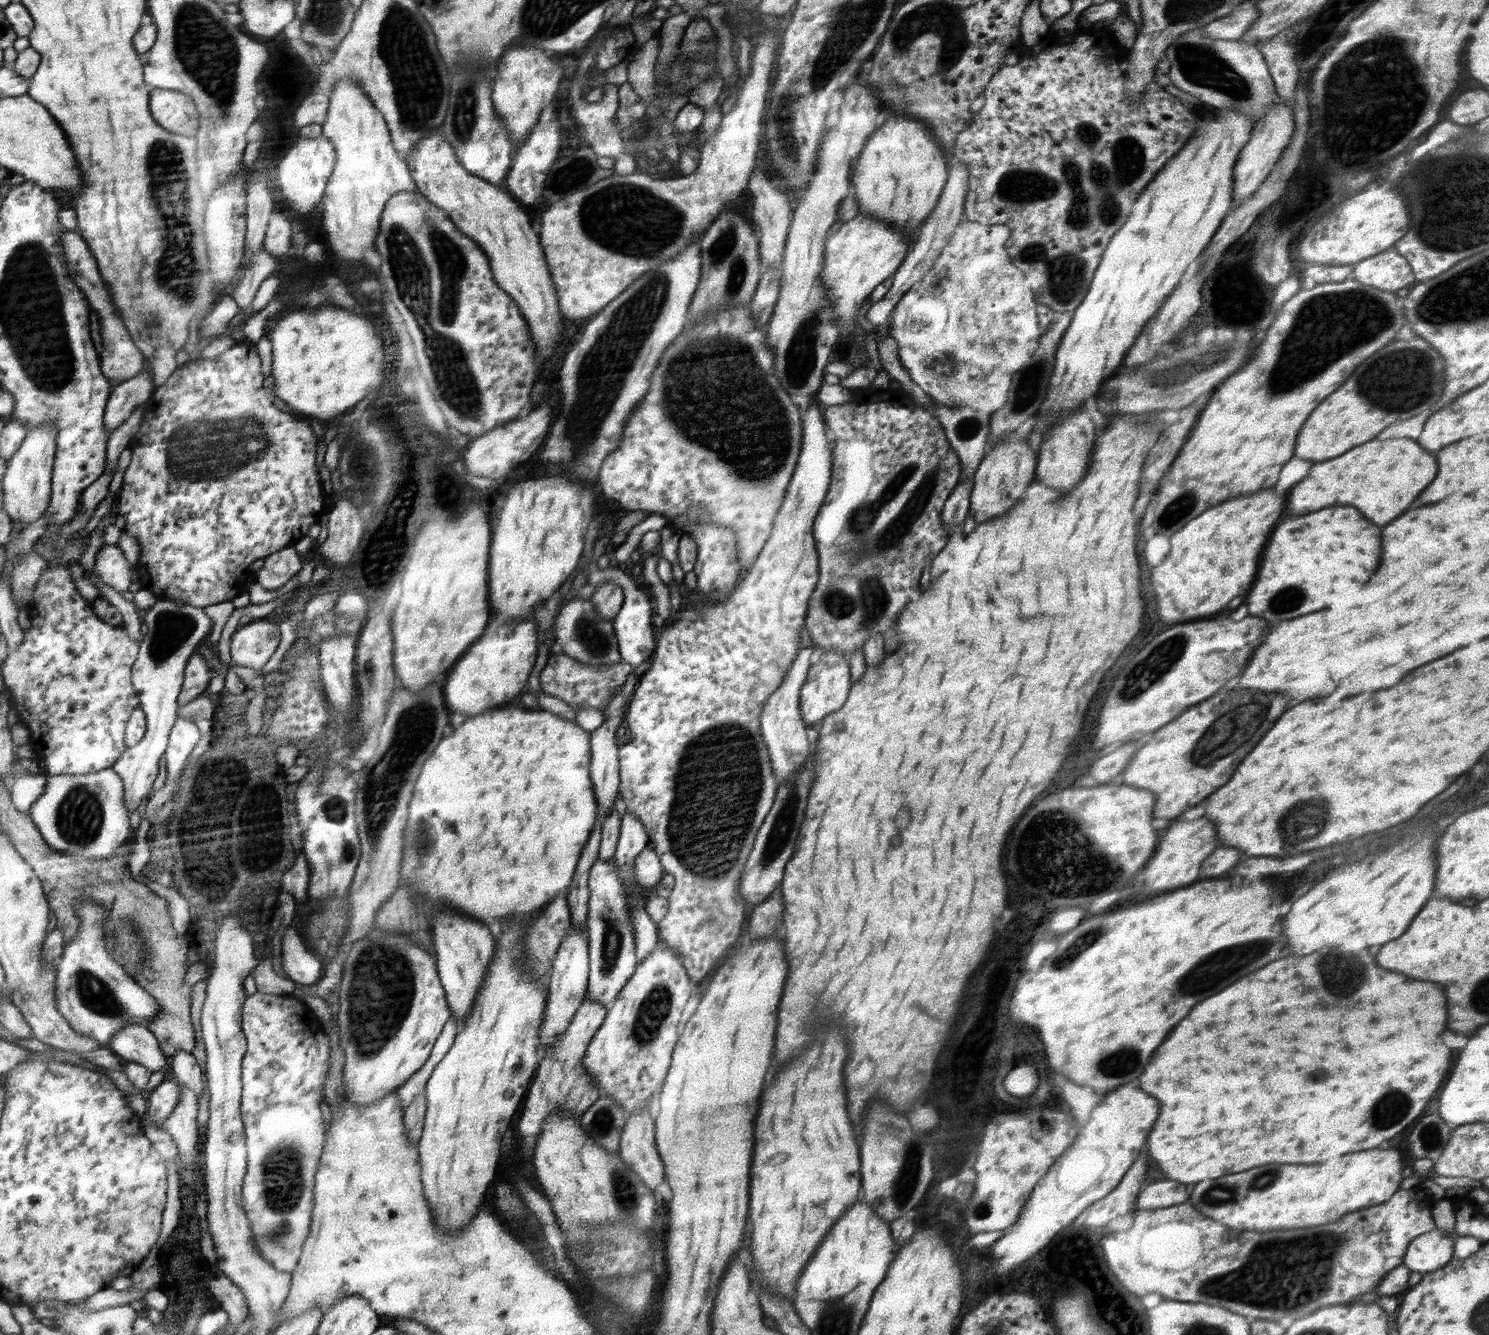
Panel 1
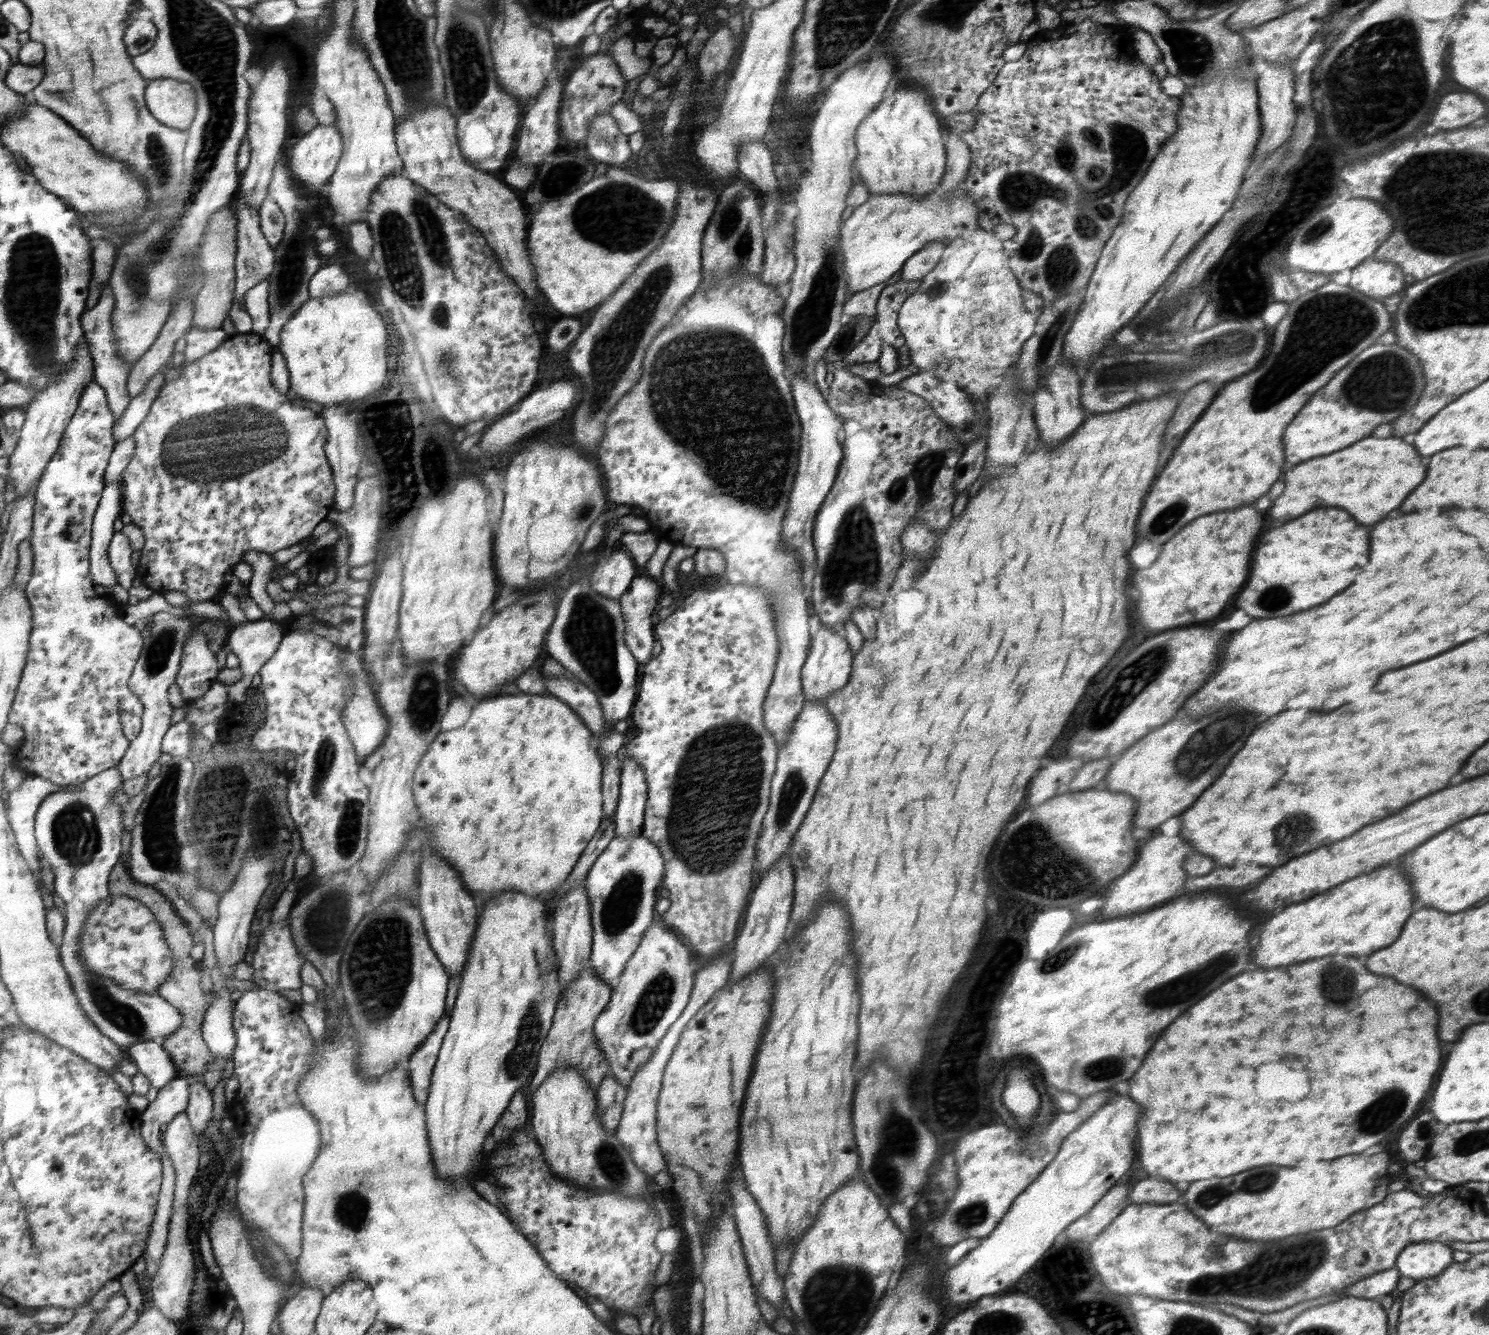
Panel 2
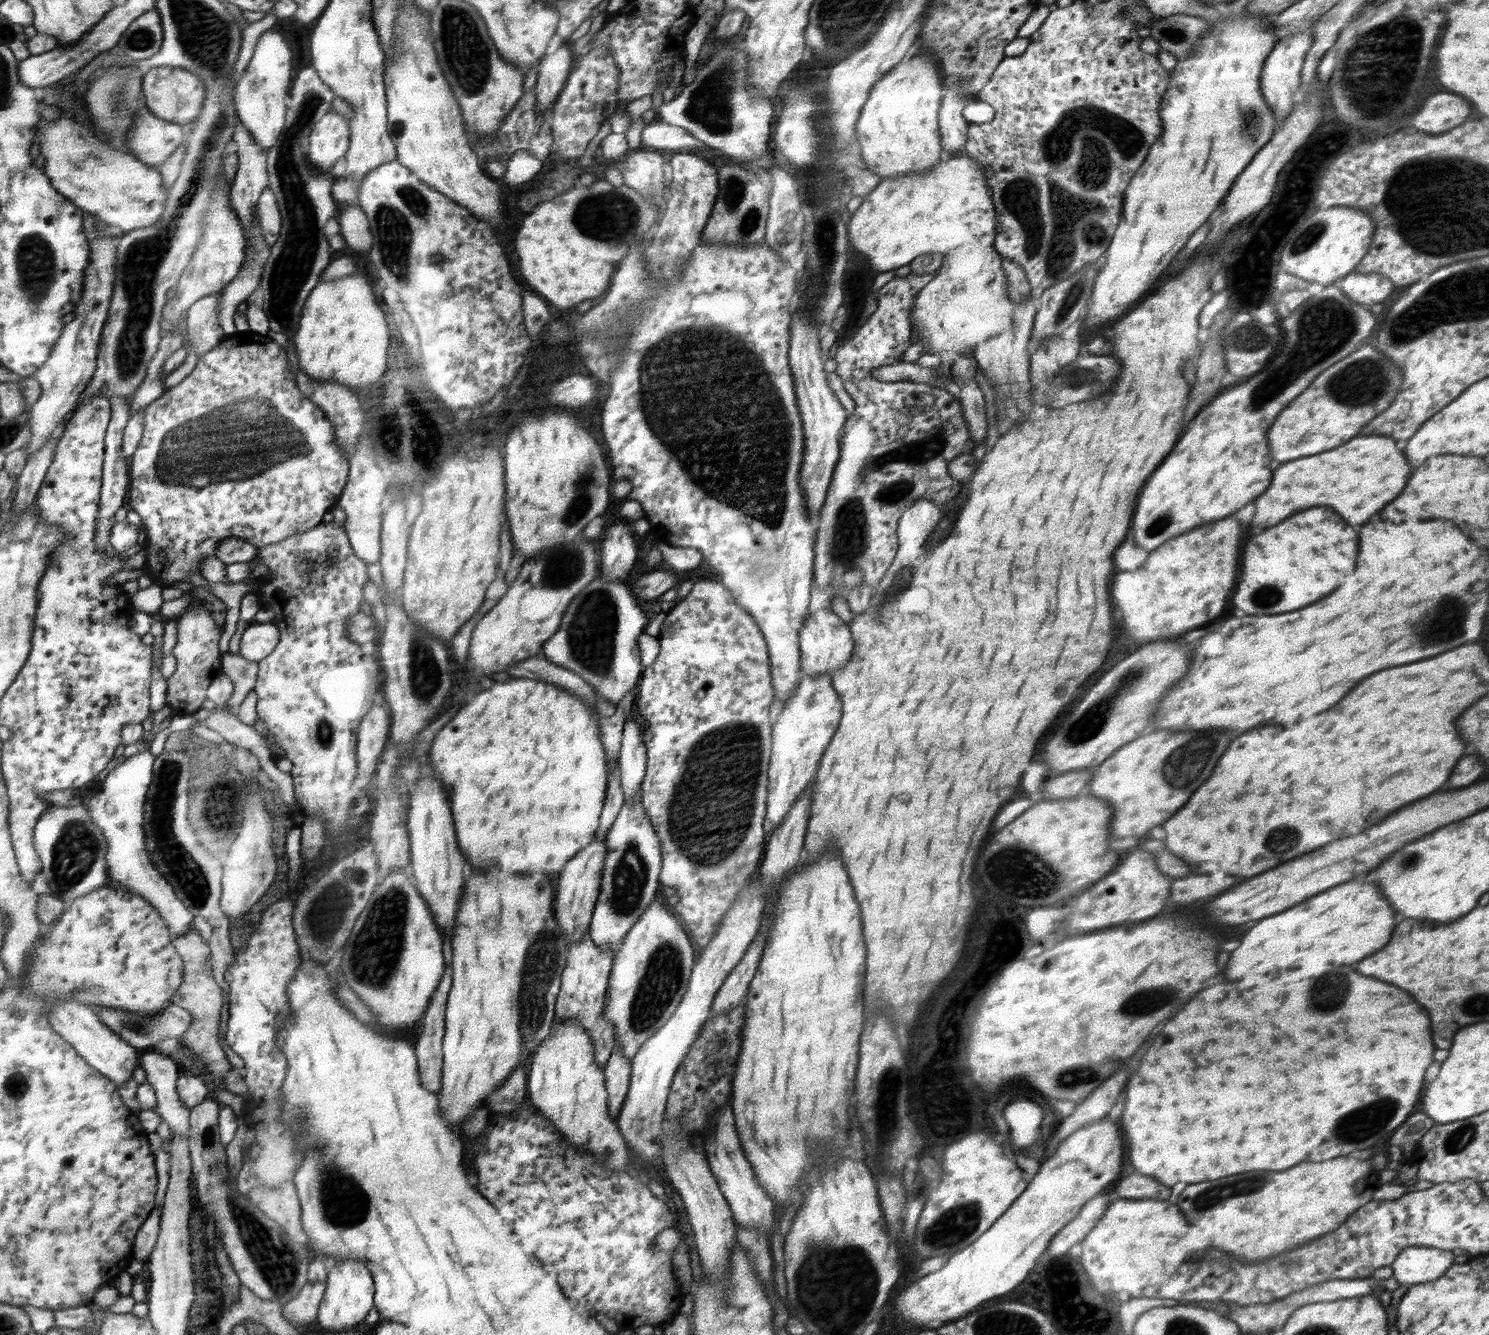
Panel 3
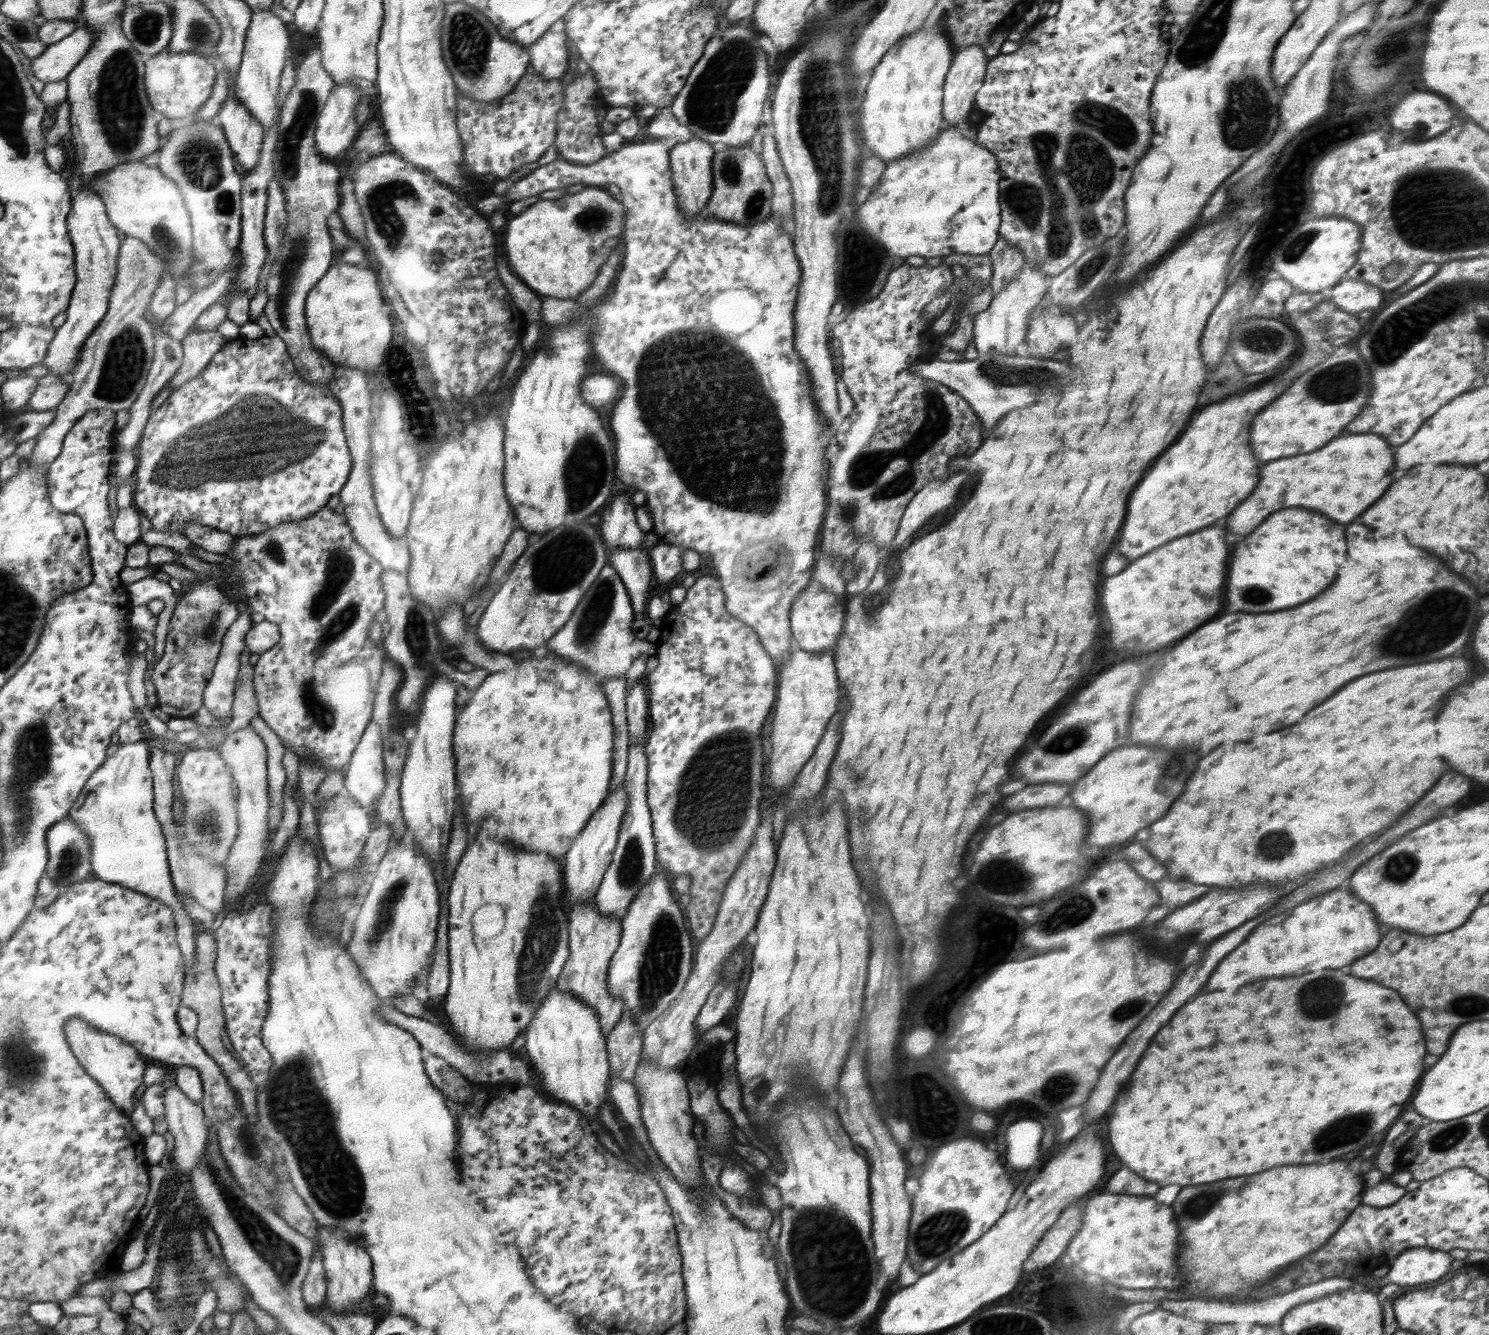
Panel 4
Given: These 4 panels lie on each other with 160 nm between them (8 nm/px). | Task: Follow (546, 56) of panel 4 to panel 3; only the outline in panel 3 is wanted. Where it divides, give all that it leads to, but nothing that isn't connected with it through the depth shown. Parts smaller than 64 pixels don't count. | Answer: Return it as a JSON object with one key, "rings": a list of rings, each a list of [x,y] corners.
{"rings":[[[558,41],[552,52],[540,59],[536,65],[538,79],[535,87],[535,98],[538,99],[539,114],[544,114],[557,101],[564,88],[564,82],[570,74],[572,54],[565,41]]]}

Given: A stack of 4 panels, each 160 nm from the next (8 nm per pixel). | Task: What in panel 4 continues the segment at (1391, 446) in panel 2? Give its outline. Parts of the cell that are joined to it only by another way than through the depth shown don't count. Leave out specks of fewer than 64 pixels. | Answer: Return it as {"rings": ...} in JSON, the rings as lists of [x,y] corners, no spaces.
{"rings":[[[1350,434],[1328,442],[1312,454],[1294,458],[1280,458],[1268,462],[1260,472],[1256,490],[1230,514],[1228,530],[1234,534],[1250,534],[1270,514],[1282,508],[1312,508],[1334,516],[1338,522],[1356,520],[1368,506],[1372,506],[1394,482],[1394,454],[1388,442],[1374,434]]]}

